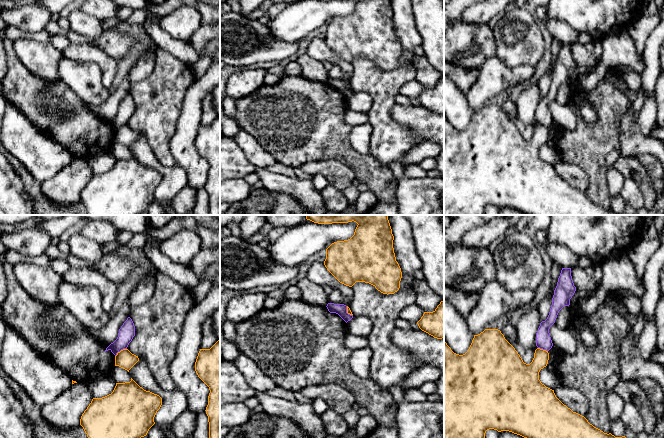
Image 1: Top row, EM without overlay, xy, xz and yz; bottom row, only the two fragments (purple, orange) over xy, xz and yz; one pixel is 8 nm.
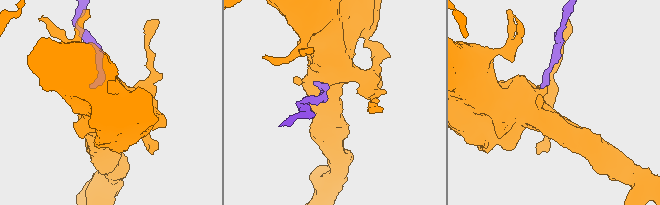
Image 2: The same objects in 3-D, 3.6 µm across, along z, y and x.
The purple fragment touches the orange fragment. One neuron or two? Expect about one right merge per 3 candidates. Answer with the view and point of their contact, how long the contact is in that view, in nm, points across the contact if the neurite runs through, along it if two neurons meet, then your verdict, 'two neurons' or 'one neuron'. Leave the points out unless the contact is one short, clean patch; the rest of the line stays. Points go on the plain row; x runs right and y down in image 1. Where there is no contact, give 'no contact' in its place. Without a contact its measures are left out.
xy (120, 126) | 120 nm | along xy (126, 124), (123, 124), (115, 132) | two neurons

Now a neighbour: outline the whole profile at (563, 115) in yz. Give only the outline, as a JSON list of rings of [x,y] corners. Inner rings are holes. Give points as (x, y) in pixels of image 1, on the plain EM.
[[[553,100],[549,105],[550,113],[554,122],[565,130],[575,130],[578,118],[569,105],[562,105]]]

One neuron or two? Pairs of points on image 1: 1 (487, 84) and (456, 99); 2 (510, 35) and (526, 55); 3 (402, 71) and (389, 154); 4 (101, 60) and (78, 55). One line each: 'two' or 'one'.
1: two
2: one
3: one
4: one

